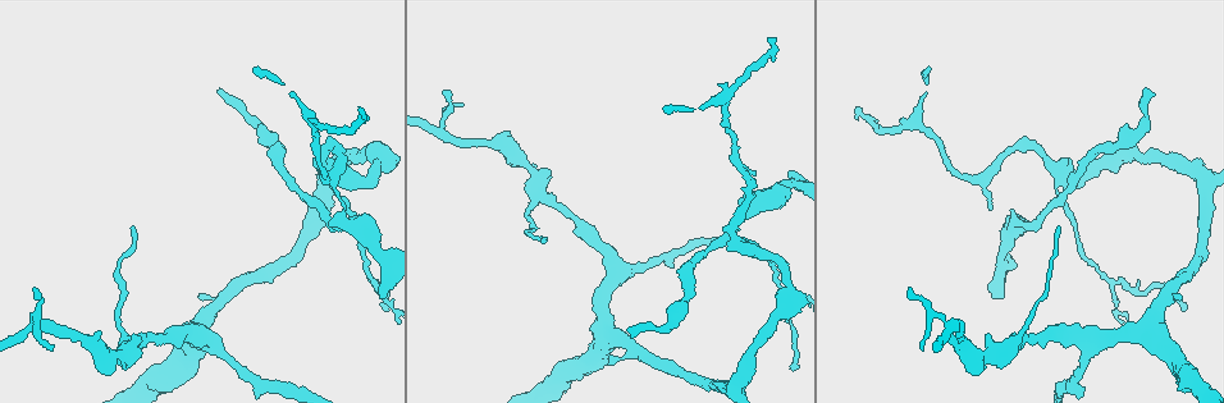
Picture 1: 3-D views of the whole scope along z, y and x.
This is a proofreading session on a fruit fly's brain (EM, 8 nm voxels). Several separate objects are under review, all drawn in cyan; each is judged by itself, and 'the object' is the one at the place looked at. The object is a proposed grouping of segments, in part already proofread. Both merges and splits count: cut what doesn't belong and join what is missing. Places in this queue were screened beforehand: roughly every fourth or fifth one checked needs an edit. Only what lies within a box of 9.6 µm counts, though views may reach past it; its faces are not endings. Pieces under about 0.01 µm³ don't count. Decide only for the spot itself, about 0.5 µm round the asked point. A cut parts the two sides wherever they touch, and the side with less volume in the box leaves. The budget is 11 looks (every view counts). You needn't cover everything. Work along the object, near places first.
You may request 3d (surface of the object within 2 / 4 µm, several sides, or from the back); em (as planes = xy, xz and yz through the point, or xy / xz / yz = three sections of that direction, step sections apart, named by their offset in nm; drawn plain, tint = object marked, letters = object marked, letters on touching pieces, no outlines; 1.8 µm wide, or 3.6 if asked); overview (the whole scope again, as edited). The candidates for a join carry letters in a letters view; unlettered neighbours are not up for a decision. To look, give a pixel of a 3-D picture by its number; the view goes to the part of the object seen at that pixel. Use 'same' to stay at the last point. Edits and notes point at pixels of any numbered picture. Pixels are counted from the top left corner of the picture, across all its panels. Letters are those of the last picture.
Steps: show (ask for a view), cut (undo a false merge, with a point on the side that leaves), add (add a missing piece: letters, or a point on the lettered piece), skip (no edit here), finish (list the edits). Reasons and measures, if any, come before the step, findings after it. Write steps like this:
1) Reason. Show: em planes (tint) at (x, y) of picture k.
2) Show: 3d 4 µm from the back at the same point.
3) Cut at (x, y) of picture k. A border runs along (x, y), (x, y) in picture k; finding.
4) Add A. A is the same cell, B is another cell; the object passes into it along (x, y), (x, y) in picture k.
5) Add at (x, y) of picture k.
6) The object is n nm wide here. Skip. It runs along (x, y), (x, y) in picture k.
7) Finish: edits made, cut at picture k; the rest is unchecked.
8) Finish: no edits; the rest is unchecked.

Thin end. Show: 3d 4 µm at (444, 91) of picture 1.

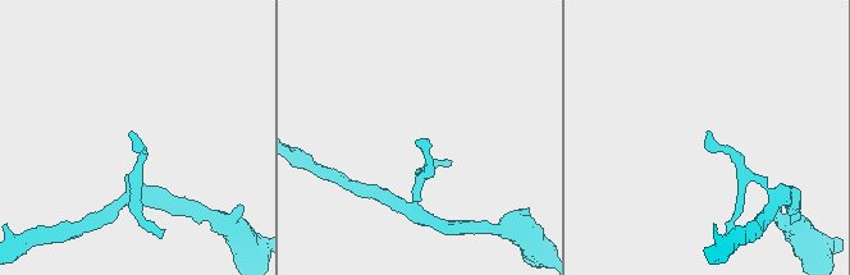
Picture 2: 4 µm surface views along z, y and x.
Now the EM. Show: em yz step 4 (letters) at (709, 135) of picture 2.

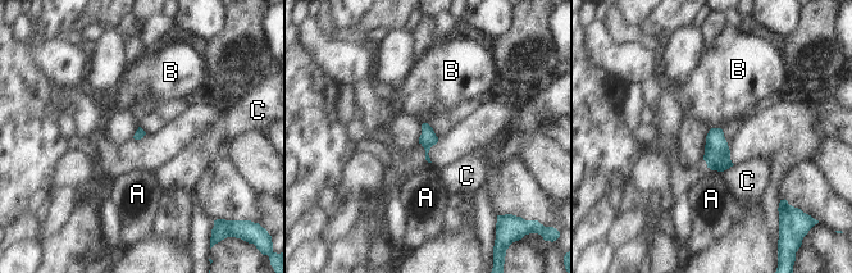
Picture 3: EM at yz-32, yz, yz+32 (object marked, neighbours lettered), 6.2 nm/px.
Another direction. Show: em xy step 16 (letters) at the same point.

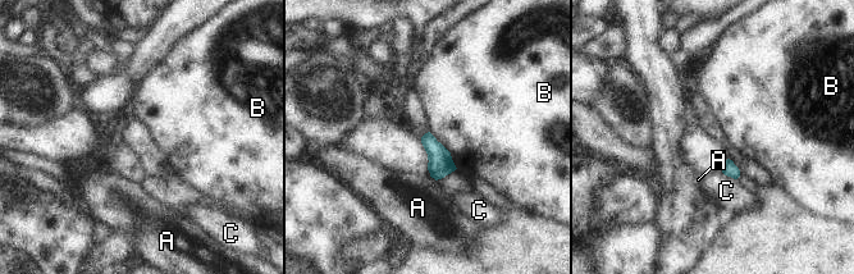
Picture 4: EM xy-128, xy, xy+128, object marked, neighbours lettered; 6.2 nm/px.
Skip. A, B and C are other cells; a border runs along (429, 131), (450, 153), (457, 168) in picture 4; no lettered piece goes on from it.

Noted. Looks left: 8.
Tapers out. Show: em 3.6 µm yz step 16 (tint) at (1058, 228) of picture 1.

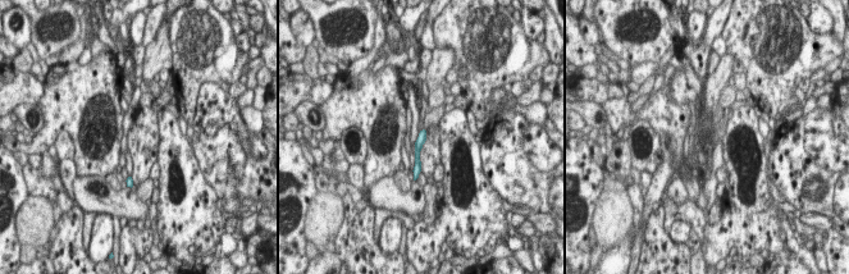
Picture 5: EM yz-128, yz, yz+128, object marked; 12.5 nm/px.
Show: em 3.6 µm yz step 16 (letters) at the same point.

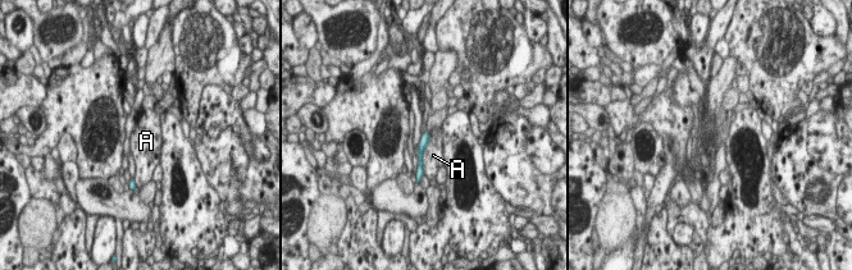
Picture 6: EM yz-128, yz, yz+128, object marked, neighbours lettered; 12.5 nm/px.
Skip. A is another cell; it runs along (426, 134), (420, 149), (420, 173) in picture 6; no lettered piece goes on from it.

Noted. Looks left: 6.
Long arm stops here. Show: 3d 4 µm from the back at (1148, 88) of picture 1.

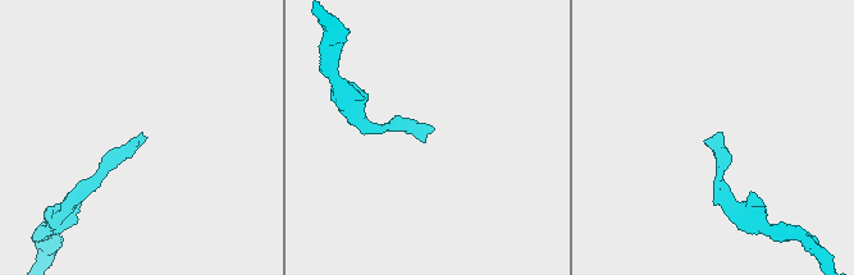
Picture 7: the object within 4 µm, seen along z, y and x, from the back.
Shape alone is not enough. Show: em xy step 4 (tint) at (434, 128) of picture 7.

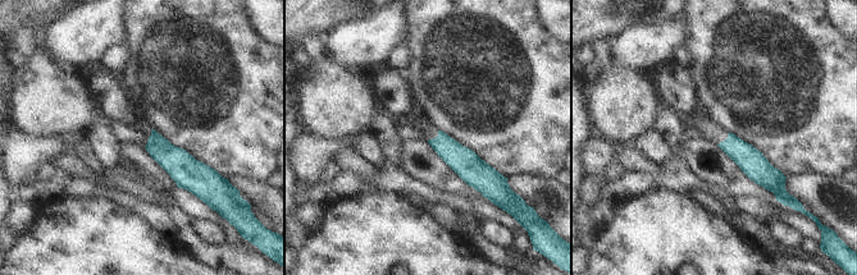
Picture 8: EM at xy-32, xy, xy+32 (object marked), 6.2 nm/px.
Cut it another way. Show: em planes (letters) at the same point.

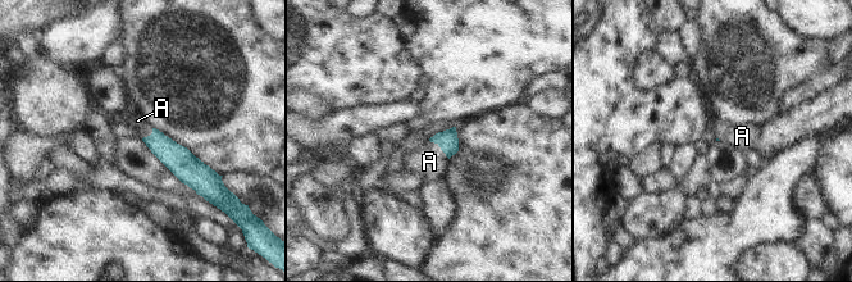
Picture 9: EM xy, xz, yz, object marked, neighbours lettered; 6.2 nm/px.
Add A. A is the same cell; the object passes into it along (447, 140), (440, 146), (429, 162) in picture 9; it goes on there.

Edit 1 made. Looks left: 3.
Show: em 3.6 µm planes (letters) at (751, 249) of picture 1.

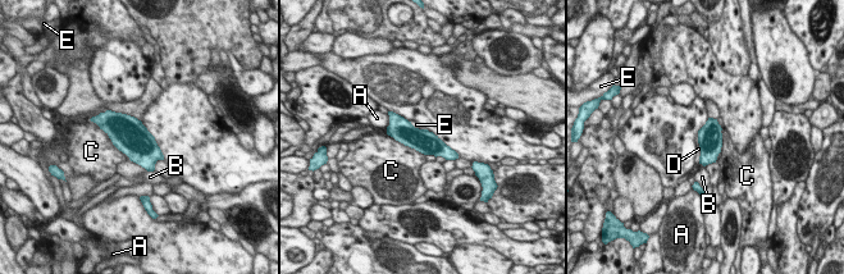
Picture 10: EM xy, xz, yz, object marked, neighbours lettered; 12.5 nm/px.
Skip. A, B, C, D and E are other cells; all the same cell.

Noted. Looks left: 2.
Branch stops here. Show: 3d 4 µm at (384, 298) of picture 1.

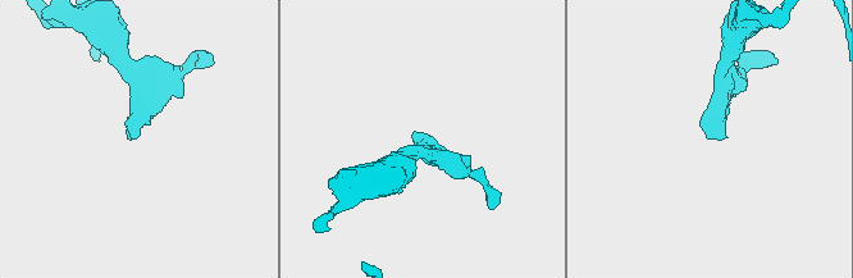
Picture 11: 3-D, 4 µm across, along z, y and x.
Show: em planes (letters) at (721, 137) of picture 11.

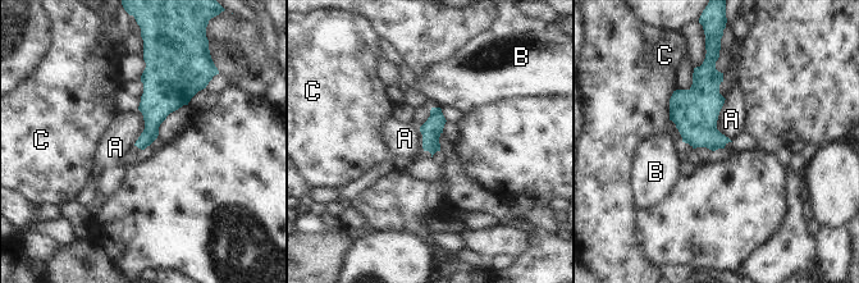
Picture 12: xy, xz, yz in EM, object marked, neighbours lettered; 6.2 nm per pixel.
Skip. A, B and C are other cells; a border runs along (725, 99), (717, 128), (731, 141) in picture 12; no lettered piece goes on from it.

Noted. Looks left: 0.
Finish: edits made, add at picture 9; the rest is unchecked.

